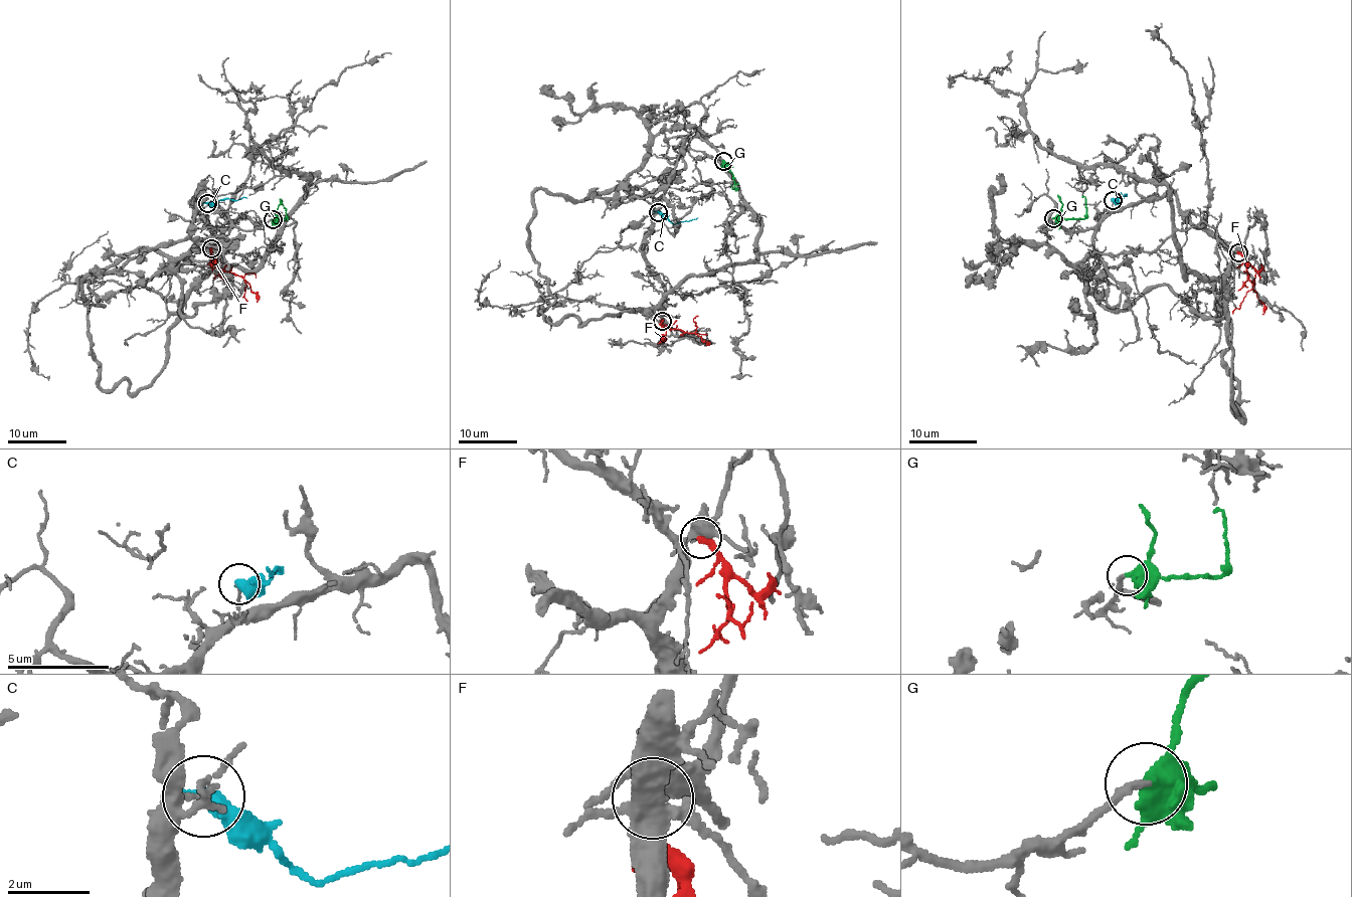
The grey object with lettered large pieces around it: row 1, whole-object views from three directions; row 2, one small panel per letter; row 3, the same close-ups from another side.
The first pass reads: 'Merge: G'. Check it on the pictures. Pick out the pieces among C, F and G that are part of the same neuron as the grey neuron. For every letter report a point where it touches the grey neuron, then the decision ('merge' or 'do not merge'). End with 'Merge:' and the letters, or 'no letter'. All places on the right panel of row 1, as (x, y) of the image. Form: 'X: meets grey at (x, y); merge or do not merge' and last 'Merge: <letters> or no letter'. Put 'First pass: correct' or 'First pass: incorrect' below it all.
C: meets grey at (1113, 200); do not merge
F: meets grey at (1238, 252); do not merge
G: meets grey at (1053, 218); merge
Merge: G
First pass: correct

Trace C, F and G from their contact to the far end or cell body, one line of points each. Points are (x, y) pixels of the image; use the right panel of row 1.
C: (1113, 200), (1127, 195), (1120, 193)
F: (1238, 252), (1251, 287), (1233, 314)
G: (1053, 218), (1085, 217), (1082, 195)

